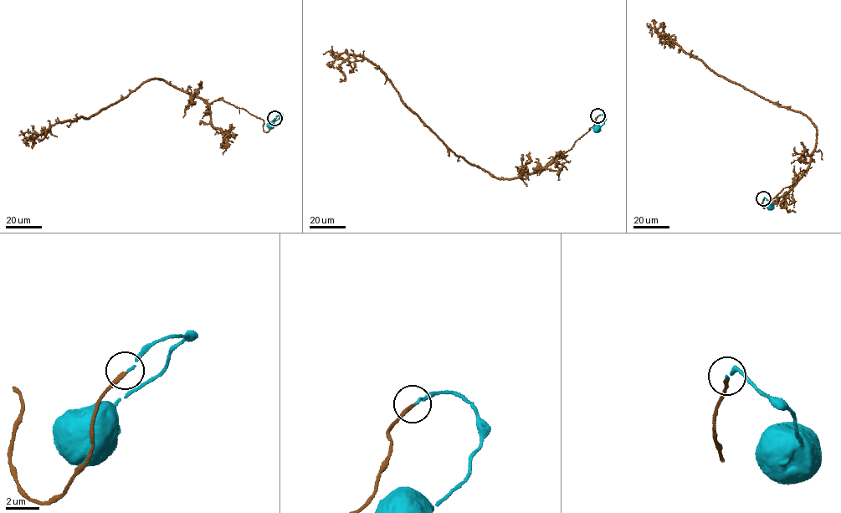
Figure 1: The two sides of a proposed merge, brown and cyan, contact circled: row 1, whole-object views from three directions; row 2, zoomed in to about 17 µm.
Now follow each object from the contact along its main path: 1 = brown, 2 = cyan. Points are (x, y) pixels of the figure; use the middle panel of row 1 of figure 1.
1: (598, 115), (571, 148), (542, 170), (494, 177), (455, 154), (366, 59), (350, 55), (326, 64)
2: (598, 115), (602, 115), (605, 120), (597, 129)

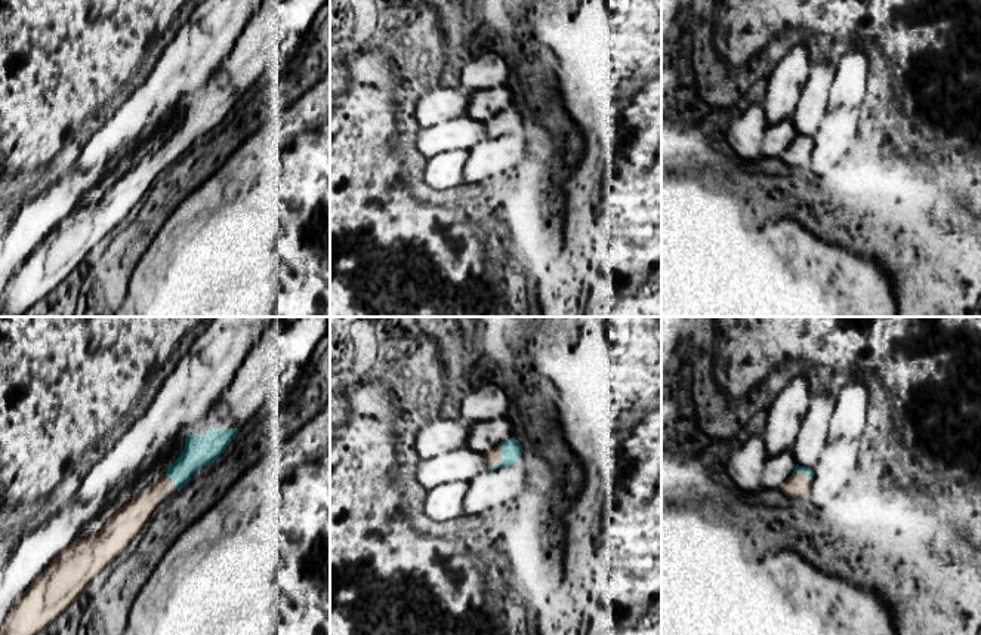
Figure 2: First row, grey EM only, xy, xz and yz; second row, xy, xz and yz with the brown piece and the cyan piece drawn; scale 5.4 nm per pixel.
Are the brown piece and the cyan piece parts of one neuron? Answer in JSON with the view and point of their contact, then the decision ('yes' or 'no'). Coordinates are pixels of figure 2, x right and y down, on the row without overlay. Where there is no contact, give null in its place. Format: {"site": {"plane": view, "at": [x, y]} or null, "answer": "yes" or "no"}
{"site": {"plane": "xz", "at": [500, 128]}, "answer": "yes"}

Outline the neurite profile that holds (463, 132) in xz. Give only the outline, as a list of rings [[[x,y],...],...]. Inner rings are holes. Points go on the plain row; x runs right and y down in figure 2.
[[[463,115],[434,127],[422,127],[416,145],[425,157],[431,158],[444,151],[469,149],[487,138],[484,121]]]

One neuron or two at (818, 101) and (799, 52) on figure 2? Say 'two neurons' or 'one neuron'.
two neurons

